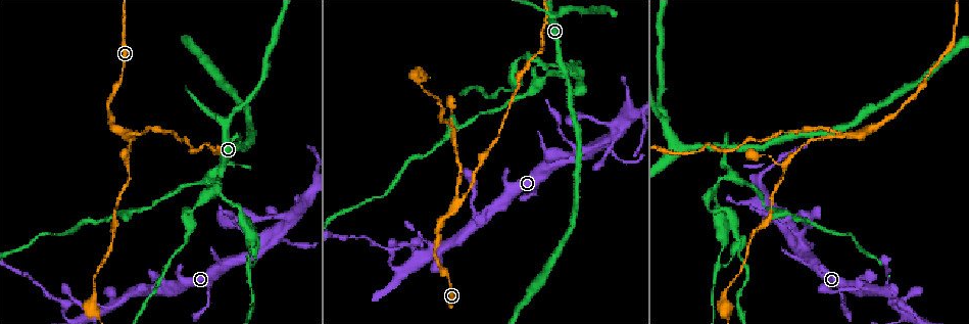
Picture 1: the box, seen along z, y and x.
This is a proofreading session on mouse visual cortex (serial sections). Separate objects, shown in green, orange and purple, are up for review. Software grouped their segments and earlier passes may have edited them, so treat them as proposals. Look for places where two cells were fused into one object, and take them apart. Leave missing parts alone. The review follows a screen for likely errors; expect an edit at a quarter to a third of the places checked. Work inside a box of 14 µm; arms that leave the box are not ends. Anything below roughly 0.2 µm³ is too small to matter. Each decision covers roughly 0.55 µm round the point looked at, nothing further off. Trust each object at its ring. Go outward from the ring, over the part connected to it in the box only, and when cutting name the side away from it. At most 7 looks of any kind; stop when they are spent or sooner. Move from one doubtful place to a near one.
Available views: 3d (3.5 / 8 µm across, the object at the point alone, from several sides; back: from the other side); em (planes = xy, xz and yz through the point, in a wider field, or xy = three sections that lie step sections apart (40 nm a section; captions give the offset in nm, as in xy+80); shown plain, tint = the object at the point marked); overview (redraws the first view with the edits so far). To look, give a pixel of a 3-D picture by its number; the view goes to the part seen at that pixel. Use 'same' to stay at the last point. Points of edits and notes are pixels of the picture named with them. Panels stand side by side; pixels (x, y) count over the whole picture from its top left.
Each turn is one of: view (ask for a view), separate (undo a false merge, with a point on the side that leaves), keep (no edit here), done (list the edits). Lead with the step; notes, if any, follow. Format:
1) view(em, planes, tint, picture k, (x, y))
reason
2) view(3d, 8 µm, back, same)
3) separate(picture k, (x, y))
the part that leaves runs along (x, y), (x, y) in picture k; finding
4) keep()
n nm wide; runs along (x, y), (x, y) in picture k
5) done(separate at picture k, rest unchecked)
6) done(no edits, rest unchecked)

view(3d, 8 µm, back, picture 1, (238, 146))
sharp bend

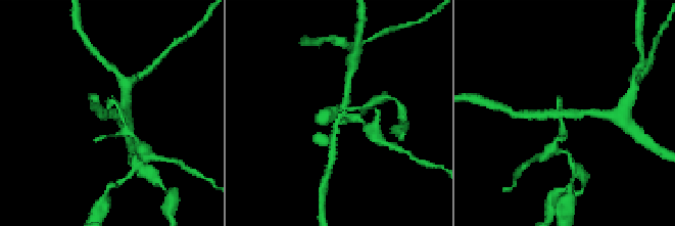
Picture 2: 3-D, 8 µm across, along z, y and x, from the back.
view(em, xy, step 1, tint, picture 2, (111, 110))
3 arms; arms of 150, 250, 300 nm; now the EM

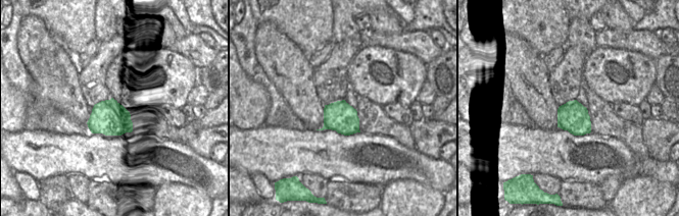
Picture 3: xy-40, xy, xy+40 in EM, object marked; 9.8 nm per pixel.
separate(picture 2, (562, 128))
two cells meet here

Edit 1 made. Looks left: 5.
view(overview)
see it whole again

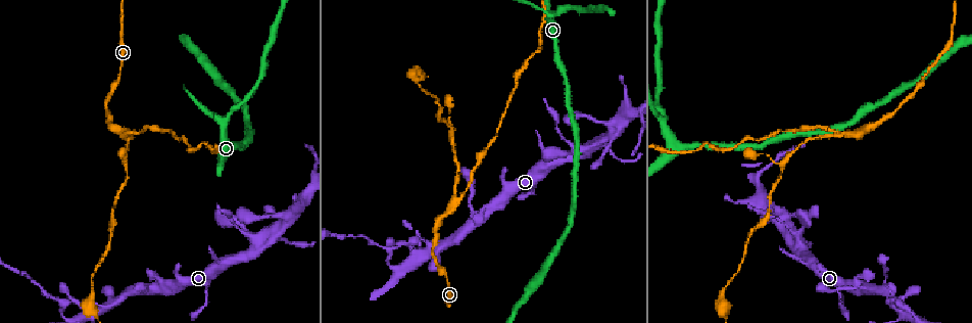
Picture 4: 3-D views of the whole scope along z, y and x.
view(3d, 8 µm, picture 4, (452, 202))
thick turns thin

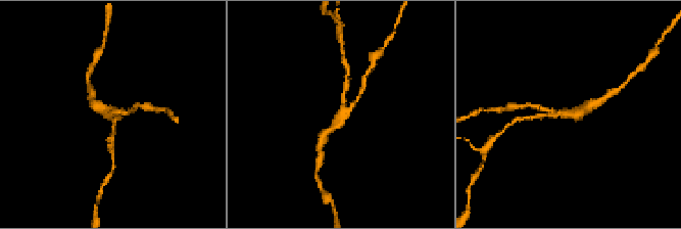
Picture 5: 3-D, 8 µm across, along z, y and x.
view(em, planes, tint, picture 5, (343, 112))
3 arms; arms of 150, 150, 250 nm; shape alone is not enough

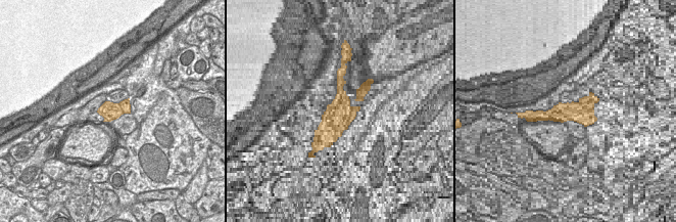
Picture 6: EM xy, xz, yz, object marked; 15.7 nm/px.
separate(picture 5, (539, 107))
a second cell is stuck on

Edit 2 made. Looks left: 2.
done(separate at picture 2, separate at picture 5, rest unchecked)

